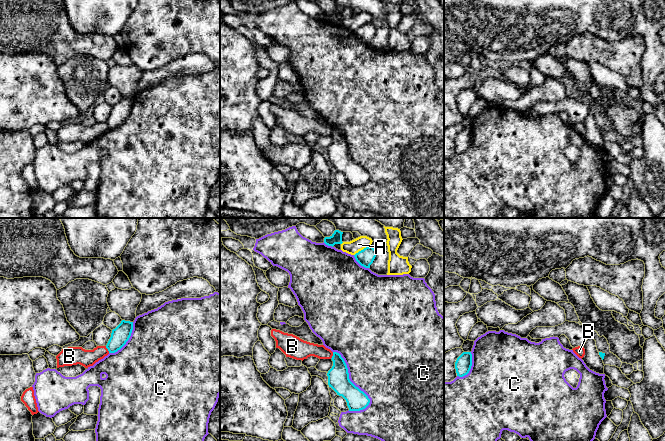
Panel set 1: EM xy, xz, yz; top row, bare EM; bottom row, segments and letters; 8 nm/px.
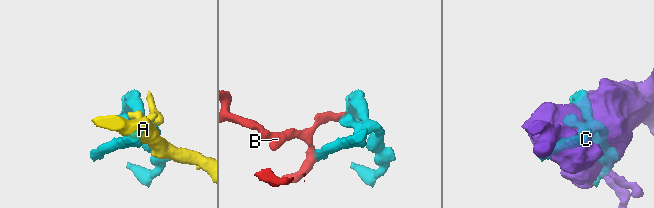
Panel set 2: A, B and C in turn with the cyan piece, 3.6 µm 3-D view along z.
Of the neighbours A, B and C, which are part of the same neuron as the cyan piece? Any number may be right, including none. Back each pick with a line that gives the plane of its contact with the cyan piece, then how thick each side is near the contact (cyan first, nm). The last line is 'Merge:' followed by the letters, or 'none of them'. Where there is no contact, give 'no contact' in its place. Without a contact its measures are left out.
Merge: none of them

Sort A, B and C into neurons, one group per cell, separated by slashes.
A / B / C

